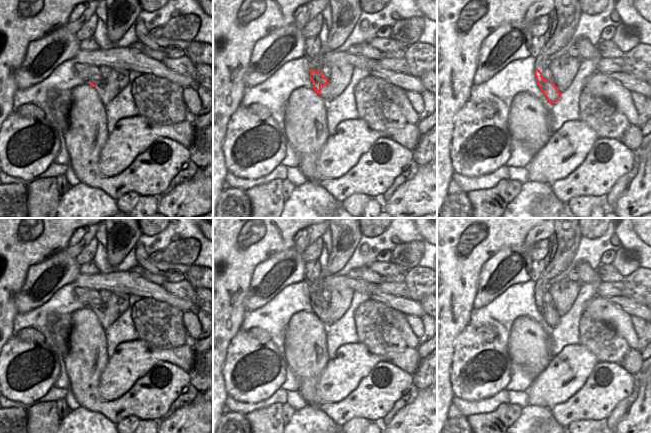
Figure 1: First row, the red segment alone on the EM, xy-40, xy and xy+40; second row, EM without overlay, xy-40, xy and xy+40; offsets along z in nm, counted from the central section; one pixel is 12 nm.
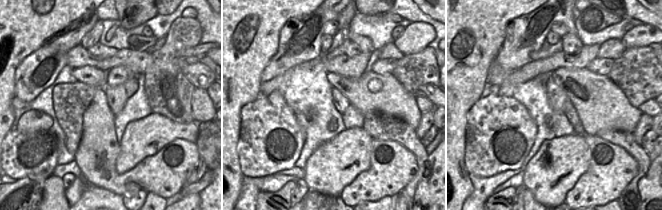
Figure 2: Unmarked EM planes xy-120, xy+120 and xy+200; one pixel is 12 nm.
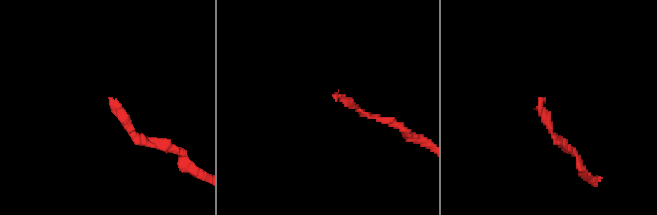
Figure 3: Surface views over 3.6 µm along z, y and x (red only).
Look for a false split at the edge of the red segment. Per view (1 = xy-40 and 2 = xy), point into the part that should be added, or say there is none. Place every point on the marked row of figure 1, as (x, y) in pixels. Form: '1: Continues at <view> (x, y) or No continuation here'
1: No continuation here
2: No continuation here

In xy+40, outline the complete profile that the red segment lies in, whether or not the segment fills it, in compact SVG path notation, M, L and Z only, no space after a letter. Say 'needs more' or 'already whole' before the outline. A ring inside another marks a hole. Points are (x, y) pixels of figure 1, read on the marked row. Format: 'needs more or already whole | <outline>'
already whole | M538 69L534 70L534 75L536 77L537 85L544 93L546 99L549 101L549 103L554 104L560 98L561 94L555 84L549 80L545 80L542 73Z

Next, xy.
already whole | M309 69L309 72L313 89L321 96L321 86L326 85L328 83L328 79L323 76L321 71L317 72L314 69Z

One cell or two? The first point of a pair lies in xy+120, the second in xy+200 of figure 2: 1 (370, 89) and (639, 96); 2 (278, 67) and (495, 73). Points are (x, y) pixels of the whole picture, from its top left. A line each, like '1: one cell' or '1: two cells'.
1: two cells
2: two cells

